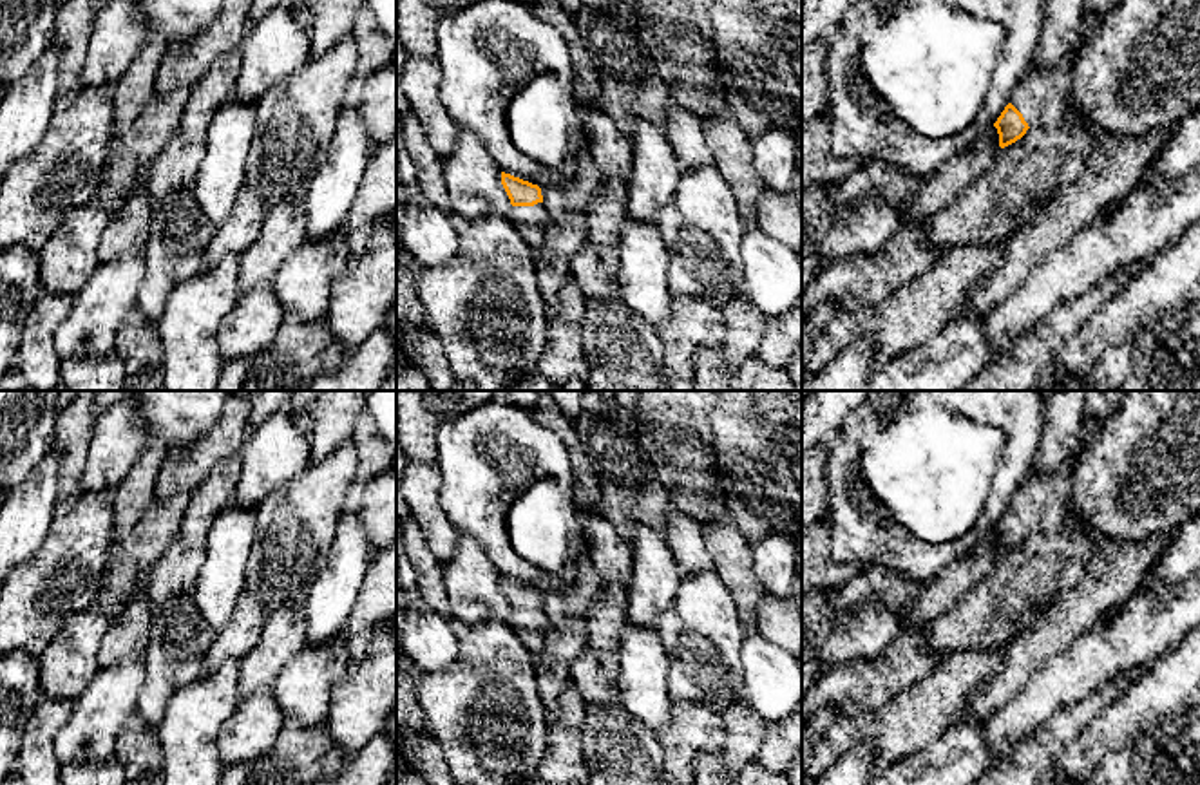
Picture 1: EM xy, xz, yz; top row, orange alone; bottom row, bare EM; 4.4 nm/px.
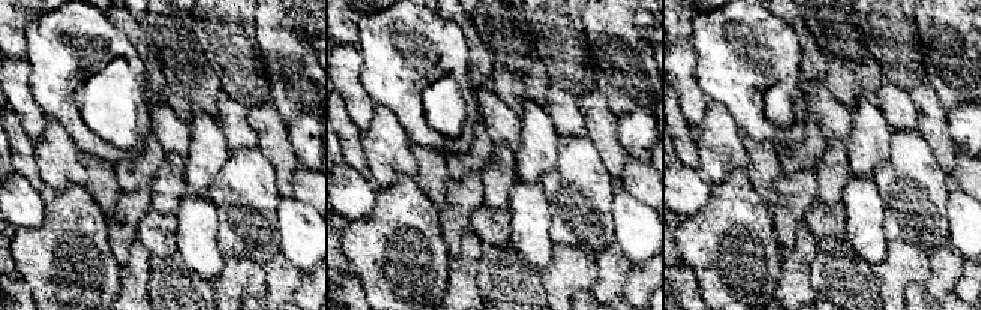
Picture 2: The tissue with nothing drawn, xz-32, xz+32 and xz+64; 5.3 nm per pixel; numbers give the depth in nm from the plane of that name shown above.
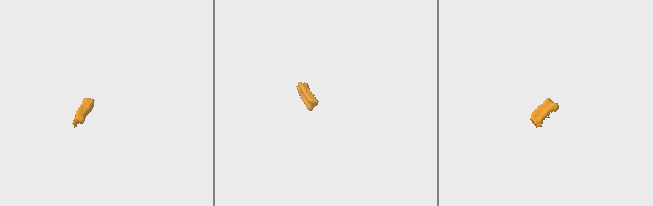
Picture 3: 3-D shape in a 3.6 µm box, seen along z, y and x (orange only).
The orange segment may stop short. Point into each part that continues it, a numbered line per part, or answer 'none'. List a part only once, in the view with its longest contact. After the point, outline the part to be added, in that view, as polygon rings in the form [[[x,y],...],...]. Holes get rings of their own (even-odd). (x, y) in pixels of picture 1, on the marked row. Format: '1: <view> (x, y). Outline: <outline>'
1: xz (531, 221). Outline: [[[545,203],[534,206],[512,206],[507,213],[510,224],[518,230],[521,239],[536,251],[545,237],[548,224],[548,212]]]

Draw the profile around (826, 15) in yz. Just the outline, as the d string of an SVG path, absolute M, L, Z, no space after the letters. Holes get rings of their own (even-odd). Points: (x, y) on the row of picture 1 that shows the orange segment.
M802 0L802 51L829 36L860 0Z

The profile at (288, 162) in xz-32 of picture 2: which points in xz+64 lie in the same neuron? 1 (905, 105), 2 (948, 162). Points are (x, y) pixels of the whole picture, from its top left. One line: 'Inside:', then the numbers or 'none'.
Inside: 2

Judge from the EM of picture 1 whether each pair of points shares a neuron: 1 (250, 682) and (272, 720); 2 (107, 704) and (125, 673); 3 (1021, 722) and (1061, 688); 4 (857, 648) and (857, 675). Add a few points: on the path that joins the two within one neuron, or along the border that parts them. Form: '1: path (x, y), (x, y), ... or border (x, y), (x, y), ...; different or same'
1: border (270, 686), (239, 700); different
2: path (111, 697), (123, 680); same
3: path (1030, 713), (1052, 691); same
4: border (893, 639), (873, 659), (824, 671); different

